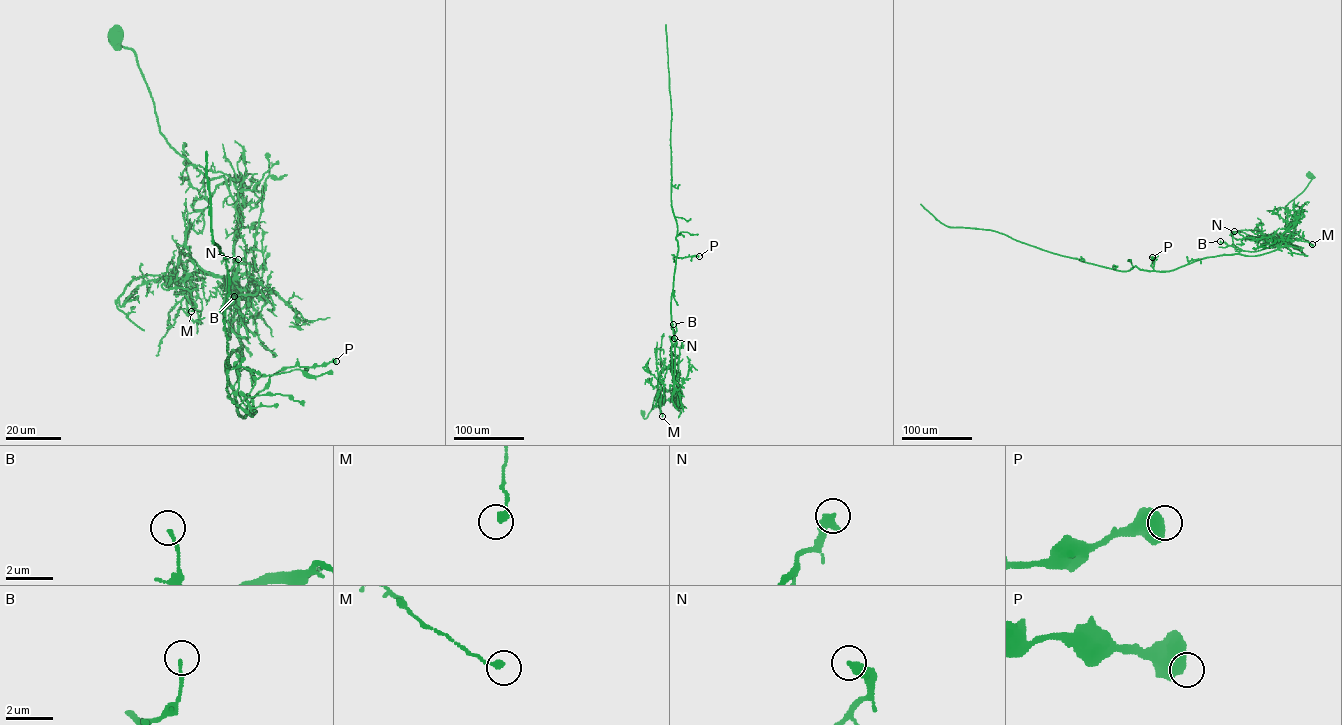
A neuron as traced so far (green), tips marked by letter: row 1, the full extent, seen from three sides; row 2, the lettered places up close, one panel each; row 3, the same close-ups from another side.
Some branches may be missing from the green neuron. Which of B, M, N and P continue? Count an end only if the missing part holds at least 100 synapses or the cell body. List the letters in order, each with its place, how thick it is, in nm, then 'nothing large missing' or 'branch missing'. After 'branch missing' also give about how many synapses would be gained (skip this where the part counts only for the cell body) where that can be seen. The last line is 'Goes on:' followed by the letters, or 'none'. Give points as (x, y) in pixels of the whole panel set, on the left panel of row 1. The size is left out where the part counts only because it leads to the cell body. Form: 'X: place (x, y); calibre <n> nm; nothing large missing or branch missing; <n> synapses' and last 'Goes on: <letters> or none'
B: place (234, 296); calibre 130 nm; nothing large missing
M: place (191, 311); calibre 260 nm; nothing large missing
N: place (238, 259); calibre 480 nm; nothing large missing
P: place (336, 361); calibre 750 nm; nothing large missing
Goes on: none

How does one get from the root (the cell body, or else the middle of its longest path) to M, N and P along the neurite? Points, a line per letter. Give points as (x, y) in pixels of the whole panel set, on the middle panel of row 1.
M: (642, 413), (645, 418), (662, 389), (670, 391), (673, 401), (673, 374), (667, 368), (658, 381), (662, 416)
N: (642, 413), (645, 418), (656, 393), (662, 389), (670, 391), (674, 400), (670, 337), (674, 338)
P: (642, 413), (645, 418), (662, 389), (670, 391), (674, 400), (671, 300), (675, 258), (699, 256)

